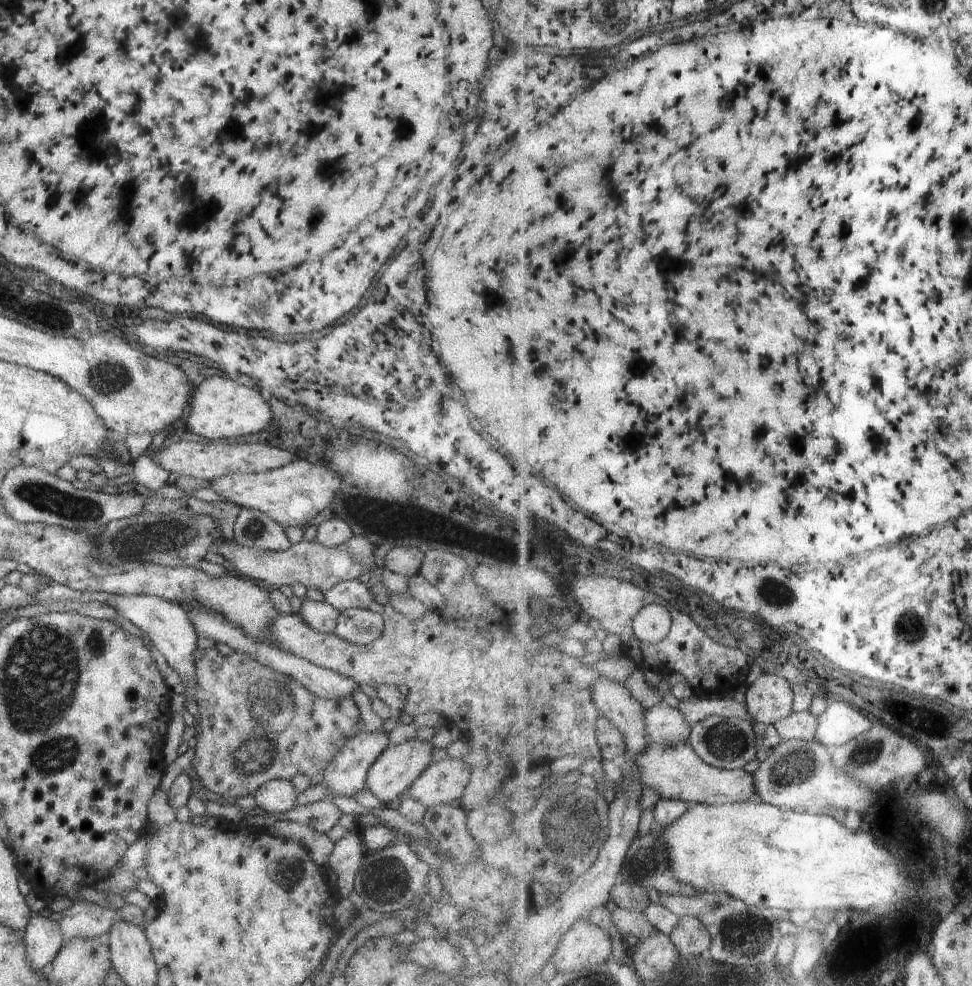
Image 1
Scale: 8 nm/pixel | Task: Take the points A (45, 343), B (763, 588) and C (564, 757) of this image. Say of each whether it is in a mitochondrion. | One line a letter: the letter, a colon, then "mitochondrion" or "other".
A: other
B: mitochondrion
C: other

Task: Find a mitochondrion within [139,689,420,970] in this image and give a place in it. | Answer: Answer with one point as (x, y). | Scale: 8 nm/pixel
(382, 874)

